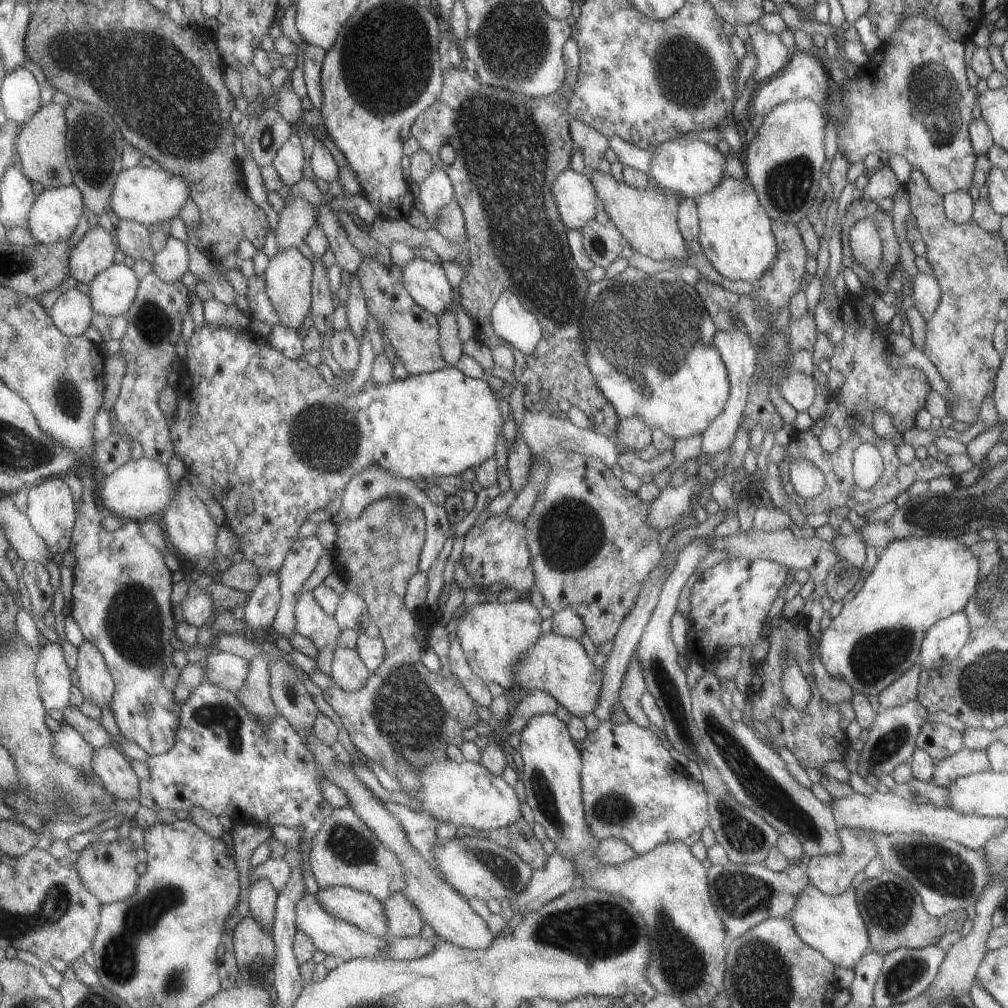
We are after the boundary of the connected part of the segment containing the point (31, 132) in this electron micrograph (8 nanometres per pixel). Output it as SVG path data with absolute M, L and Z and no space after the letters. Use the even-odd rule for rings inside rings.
M50 102L42 106L35 117L26 121L25 126L18 131L16 152L19 154L23 171L32 181L40 182L44 189L74 183L74 174L67 154L67 128L66 107Z

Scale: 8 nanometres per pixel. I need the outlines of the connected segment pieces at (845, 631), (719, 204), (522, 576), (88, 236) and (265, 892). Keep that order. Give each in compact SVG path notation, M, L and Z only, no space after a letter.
M908 535L889 542L877 556L869 576L842 604L839 614L820 630L817 652L825 672L849 684L852 692L879 694L905 670L909 670L919 656L919 645L925 631L937 620L961 611L969 602L979 582L979 562L963 544L954 538L929 535Z
M721 176L719 184L707 194L693 198L698 220L700 250L717 274L729 280L759 280L775 260L777 249L771 219L746 179Z
M503 513L489 515L484 522L474 524L464 535L464 540L462 564L479 590L485 590L492 584L503 584L506 589L513 588L517 594L530 592L534 576L521 522L513 522Z
M100 225L89 228L70 254L70 274L77 281L90 285L103 270L115 262L117 244Z
M259 878L252 883L250 888L249 908L251 908L251 915L257 918L257 922L261 926L265 926L267 932L273 930L279 893L269 878Z

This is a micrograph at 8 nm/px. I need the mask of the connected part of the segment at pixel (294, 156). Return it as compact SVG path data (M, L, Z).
M294 132L281 147L272 165L277 169L285 185L291 187L303 178L305 154L303 154L301 138L297 136L297 133Z

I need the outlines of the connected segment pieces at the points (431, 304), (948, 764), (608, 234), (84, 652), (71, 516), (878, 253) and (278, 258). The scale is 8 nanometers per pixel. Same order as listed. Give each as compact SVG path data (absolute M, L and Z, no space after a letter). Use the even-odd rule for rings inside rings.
M418 257L403 266L403 284L419 306L437 317L453 306L457 295L443 266Z
M959 749L955 754L940 760L933 766L929 783L945 787L951 780L989 769L985 750Z
M591 218L578 230L581 235L583 250L595 266L606 268L613 263L621 251L623 236L608 220L607 224L599 224Z
M85 640L78 647L77 665L74 671L74 679L86 700L91 700L99 708L111 709L111 702L116 690L116 682L105 656L99 646Z
M62 476L45 479L29 489L27 494L28 509L26 514L32 522L33 528L45 540L52 554L66 553L72 549L73 529L78 509L75 508L75 498L71 488L62 480Z
M859 220L848 230L848 243L853 258L867 272L873 272L881 264L882 248L873 222Z
M298 247L278 252L271 260L264 272L267 294L275 306L276 313L281 318L281 325L300 330L305 318L312 310L312 278L314 275L314 261L301 254Z

